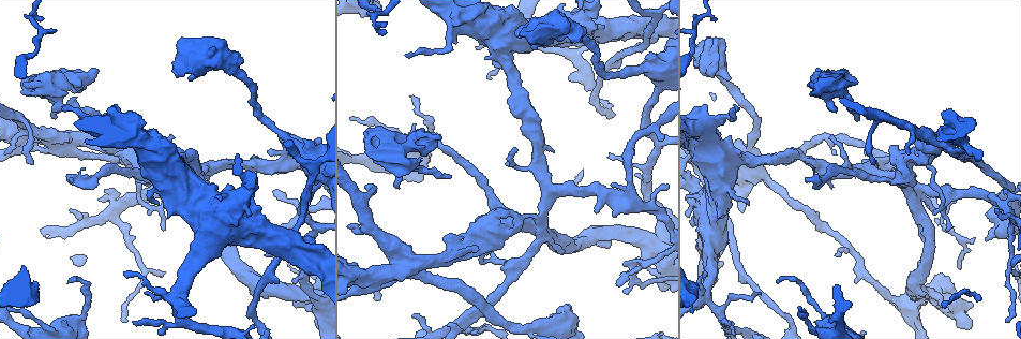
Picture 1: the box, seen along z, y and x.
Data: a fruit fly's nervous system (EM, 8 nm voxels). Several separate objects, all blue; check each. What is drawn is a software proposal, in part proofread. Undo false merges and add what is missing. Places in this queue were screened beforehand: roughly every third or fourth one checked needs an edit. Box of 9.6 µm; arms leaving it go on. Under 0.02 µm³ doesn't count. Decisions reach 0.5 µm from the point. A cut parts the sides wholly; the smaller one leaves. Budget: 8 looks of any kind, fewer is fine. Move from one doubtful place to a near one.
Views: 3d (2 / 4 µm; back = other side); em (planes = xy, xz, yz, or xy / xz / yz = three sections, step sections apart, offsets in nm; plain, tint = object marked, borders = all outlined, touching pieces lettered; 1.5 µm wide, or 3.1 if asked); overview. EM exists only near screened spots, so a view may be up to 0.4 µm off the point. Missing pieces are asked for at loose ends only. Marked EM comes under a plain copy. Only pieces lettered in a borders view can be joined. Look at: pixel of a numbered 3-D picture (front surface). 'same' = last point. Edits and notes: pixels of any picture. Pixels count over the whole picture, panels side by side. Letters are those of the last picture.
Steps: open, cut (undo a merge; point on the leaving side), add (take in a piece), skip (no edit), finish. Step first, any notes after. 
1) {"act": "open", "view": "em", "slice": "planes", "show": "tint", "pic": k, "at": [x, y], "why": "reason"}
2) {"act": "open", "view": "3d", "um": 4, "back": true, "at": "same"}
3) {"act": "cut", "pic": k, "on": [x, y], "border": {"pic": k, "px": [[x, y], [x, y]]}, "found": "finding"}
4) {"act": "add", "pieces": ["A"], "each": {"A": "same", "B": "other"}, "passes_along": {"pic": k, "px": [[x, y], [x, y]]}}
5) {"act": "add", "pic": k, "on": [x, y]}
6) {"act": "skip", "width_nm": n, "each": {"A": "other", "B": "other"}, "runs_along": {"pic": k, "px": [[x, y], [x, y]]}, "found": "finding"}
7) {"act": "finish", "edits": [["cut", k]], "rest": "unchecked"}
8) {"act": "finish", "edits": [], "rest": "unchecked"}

{"act": "open", "view": "3d", "um": 4, "pic": 1, "at": [449, 177], "why": "an open end"}

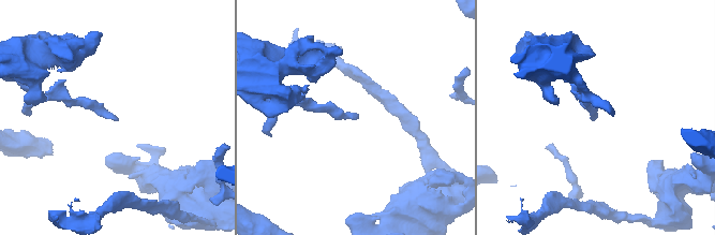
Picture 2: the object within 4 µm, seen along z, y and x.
{"act": "open", "view": "em", "slice": "planes", "show": "borders", "pic": 2, "at": [596, 118], "why": "now the EM"}

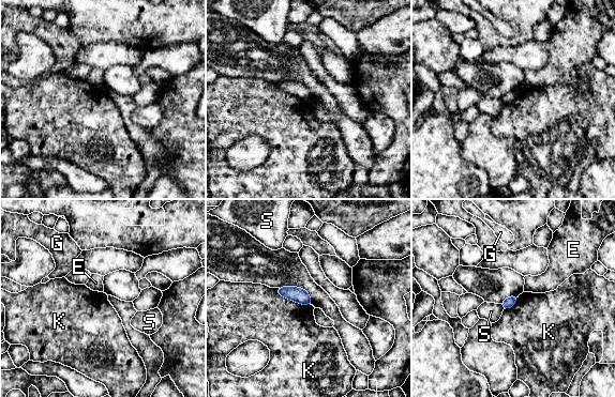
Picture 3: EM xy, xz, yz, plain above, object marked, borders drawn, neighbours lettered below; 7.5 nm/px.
{"act": "skip", "each": {"E": "other", "G": "other", "K": "other", "S": "other"}, "border": {"pic": 3, "px": [[276, 289], [284, 296], [310, 305]]}, "found": "no lettered piece goes on from it"}

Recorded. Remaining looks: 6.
{"act": "open", "view": "3d", "um": 4, "back": true, "pic": 1, "at": [529, 216], "why": "an open end"}

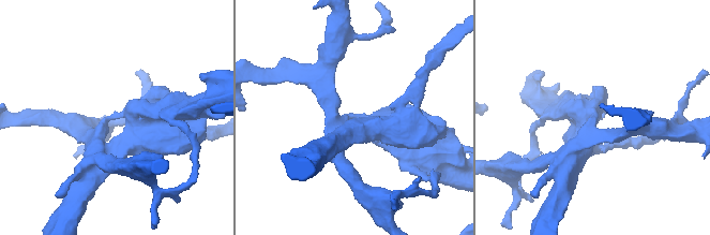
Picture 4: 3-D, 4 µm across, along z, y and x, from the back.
{"act": "open", "view": "em", "slice": "xz", "step": 4, "show": "borders", "pic": 4, "at": [360, 116], "why": "need the tissue"}

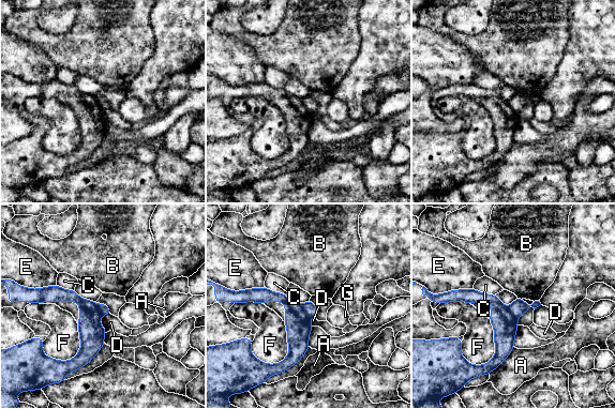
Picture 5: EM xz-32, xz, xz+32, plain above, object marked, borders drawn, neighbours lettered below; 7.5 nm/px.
{"act": "open", "view": "em", "slice": "planes", "show": "borders", "at": "same", "why": "another direction"}

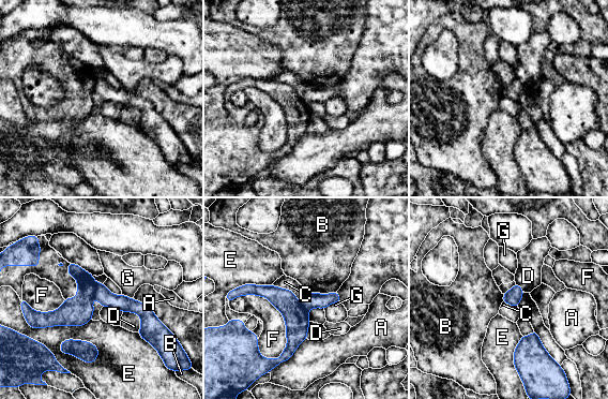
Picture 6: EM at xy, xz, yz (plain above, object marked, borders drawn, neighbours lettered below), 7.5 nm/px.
{"act": "cut", "pic": 6, "on": [78, 311], "longest_contact_nm": ["F", 360], "each": {"A": "other", "B": "other", "C": "other", "D": "other", "E": "other", "F": "other", "G": "other"}, "border": {"pic": 6, "px": [[96, 283], [93, 296]]}, "found": "a second cell is stuck on"}

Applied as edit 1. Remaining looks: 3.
{"act": "finish", "edits": [["cut", 6]], "rest": "unchecked"}

